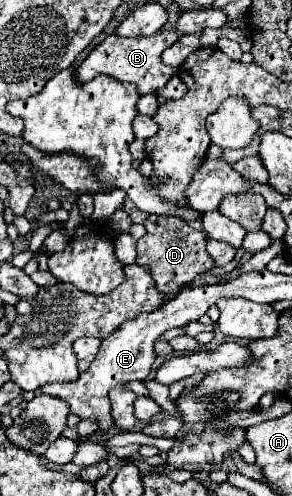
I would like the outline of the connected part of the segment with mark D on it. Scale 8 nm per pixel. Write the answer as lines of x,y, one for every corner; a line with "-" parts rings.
148,214
148,218
144,220
144,228
146,228
146,236
136,240
136,252
138,252
136,264
150,270
160,292
174,294
196,274
216,268
216,262
206,252
206,242
208,242
206,234
190,228
182,218

